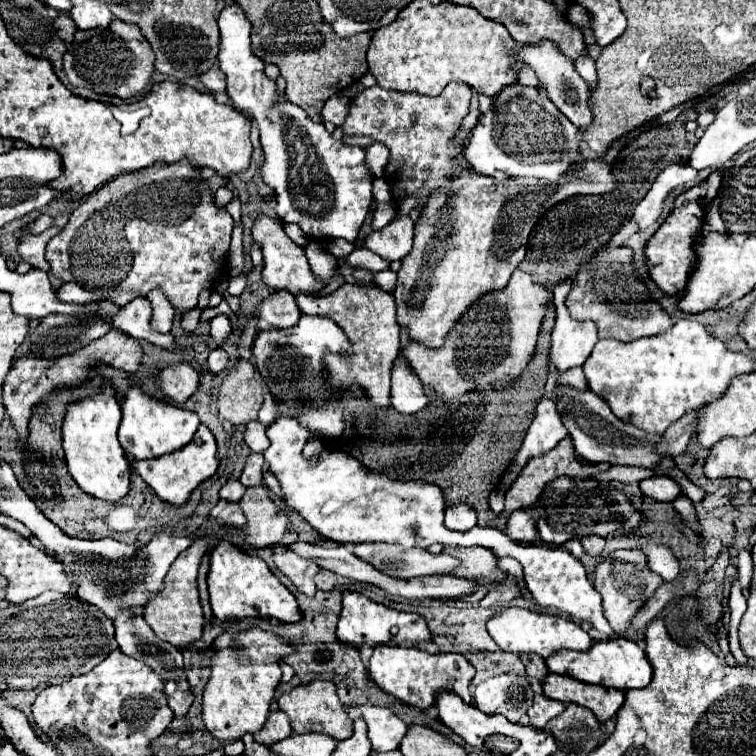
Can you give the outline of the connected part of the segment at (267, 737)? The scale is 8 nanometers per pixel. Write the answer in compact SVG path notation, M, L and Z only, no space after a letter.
M277 710L277 712L271 712L271 714L267 716L265 726L255 734L255 738L257 738L259 744L271 748L275 742L279 742L279 740L291 736L291 732L293 732L293 730L291 730L289 718L285 716L285 712Z

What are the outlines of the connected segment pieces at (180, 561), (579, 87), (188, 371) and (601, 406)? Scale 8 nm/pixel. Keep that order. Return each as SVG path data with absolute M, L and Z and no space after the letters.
M211 538L193 540L193 544L185 552L181 552L179 558L171 564L171 570L167 572L159 594L151 598L149 604L145 606L145 622L153 628L153 632L163 642L169 642L179 650L187 648L189 644L199 640L203 634L205 616L199 602L199 592L197 592L197 574L199 574L201 558L205 556L209 546L211 546Z
M541 42L537 46L527 44L521 52L515 54L521 62L529 64L537 76L541 78L541 82L547 88L547 94L551 98L551 102L569 118L571 124L575 124L579 130L585 130L593 124L593 112L587 106L587 94L589 90L585 90L585 82L581 82L581 76L575 72L573 62L569 62L569 58L565 58L557 48L553 48L551 42Z
M173 364L159 372L157 384L165 398L181 404L197 390L199 376L191 364Z
M561 388L561 398L557 400L561 418L569 430L569 436L573 438L575 450L585 460L597 464L597 462L609 462L609 464L627 464L627 466L641 466L641 468L653 468L659 464L665 456L655 452L655 444L661 442L661 434L651 434L645 430L639 430L637 426L629 422L621 422L611 410L609 404L603 402L593 392L577 392L575 388Z

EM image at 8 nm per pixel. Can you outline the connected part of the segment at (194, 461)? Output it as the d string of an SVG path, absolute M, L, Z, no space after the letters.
M203 424L199 426L193 442L189 446L185 446L185 450L177 450L173 454L165 454L163 458L151 458L147 462L137 462L135 470L141 474L141 478L151 486L151 490L167 504L173 506L183 506L189 502L191 492L205 482L207 478L211 478L219 468L219 460L217 460L217 446L215 446L215 438L211 434L209 428L205 428Z

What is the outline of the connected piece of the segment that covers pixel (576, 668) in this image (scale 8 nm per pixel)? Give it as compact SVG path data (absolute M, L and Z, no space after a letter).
M615 638L609 642L595 642L593 650L587 650L585 654L577 654L573 650L567 650L565 654L553 654L547 666L553 674L571 676L585 684L597 684L605 688L617 688L617 690L645 688L649 686L653 678L653 668L647 660L647 654L635 642L625 640L625 638Z

